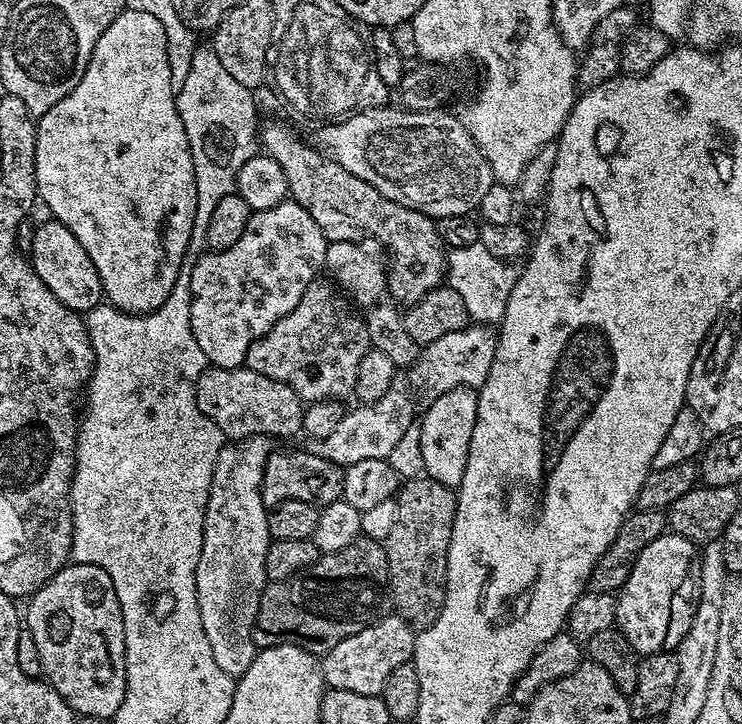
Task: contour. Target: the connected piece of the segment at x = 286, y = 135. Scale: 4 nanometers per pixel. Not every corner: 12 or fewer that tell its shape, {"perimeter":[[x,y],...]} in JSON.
{"perimeter":[[280,120],[263,155],[329,242],[386,249],[387,295],[445,283],[433,217],[386,198]]}

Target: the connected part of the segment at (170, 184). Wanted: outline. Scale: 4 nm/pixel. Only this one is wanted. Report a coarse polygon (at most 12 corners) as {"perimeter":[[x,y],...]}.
{"perimeter":[[125,10],[36,120],[39,203],[107,303],[170,298],[194,158],[162,22]]}

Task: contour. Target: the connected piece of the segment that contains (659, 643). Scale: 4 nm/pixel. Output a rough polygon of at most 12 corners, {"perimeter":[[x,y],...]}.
{"perimeter":[[665,531],[616,596],[615,627],[641,657],[690,630],[697,544]]}

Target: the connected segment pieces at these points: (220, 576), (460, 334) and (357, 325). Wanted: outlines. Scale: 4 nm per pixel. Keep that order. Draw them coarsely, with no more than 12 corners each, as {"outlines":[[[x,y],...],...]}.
{"outlines":[[[266,436],[225,443],[206,502],[196,597],[233,678],[252,640],[273,541]],[[469,326],[423,345],[390,390],[356,406],[318,451],[387,460],[424,409],[479,390],[496,336]],[[331,279],[246,350],[305,402],[351,393],[370,347]]]}

